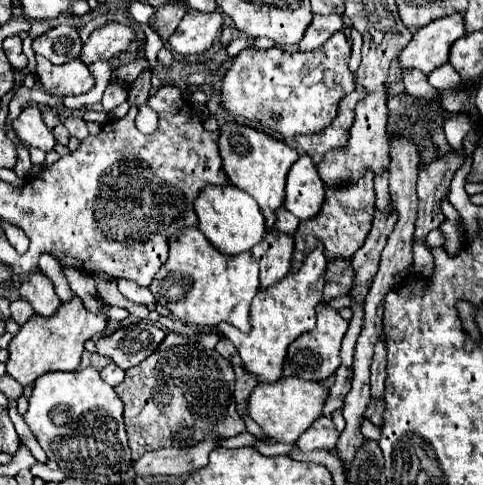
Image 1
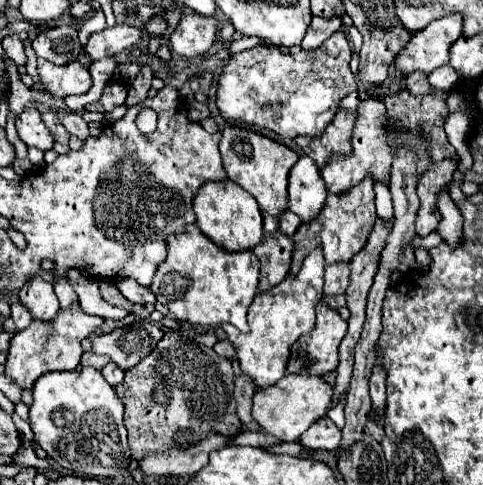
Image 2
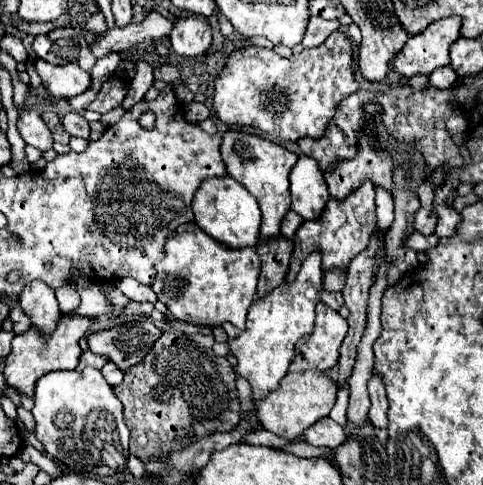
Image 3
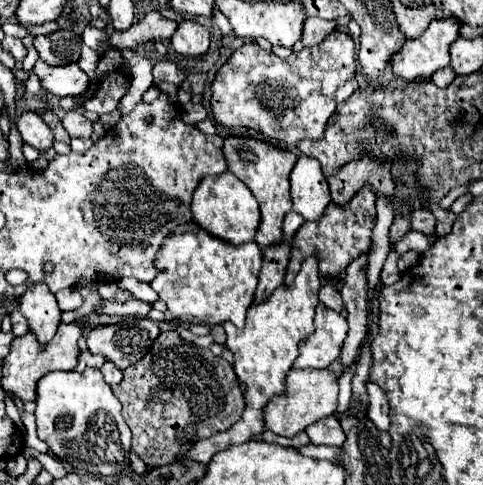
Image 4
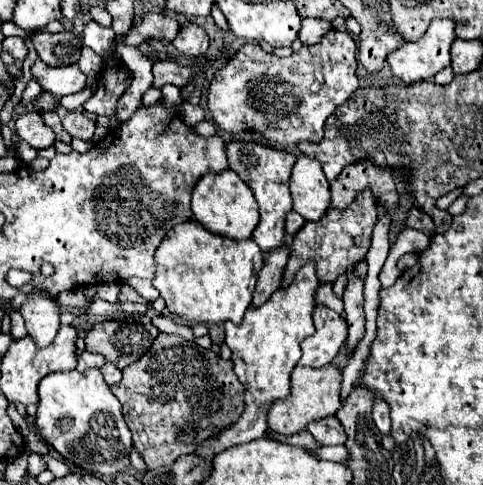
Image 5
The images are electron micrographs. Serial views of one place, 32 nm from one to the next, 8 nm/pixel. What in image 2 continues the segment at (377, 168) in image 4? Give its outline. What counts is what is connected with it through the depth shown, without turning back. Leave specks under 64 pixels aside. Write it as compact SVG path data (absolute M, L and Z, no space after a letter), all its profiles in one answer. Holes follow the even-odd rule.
M368 98L366 102L360 104L358 108L358 120L356 120L356 128L354 128L354 136L352 136L352 156L334 156L332 162L320 170L326 186L328 186L328 192L332 194L344 194L348 192L348 188L360 184L360 180L364 176L372 176L374 182L384 182L386 186L388 184L388 176L390 176L390 166L392 166L392 152L386 144L386 136L384 136L384 114L386 114L386 108L384 104L378 100L378 98Z

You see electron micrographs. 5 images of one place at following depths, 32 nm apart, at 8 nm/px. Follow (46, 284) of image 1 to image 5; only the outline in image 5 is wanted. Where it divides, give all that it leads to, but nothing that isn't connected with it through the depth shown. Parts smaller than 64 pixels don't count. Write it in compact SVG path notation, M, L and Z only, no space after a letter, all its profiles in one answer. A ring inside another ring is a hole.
M34 290L22 304L20 314L26 320L28 336L32 336L38 348L46 348L48 344L52 344L60 328L60 314L48 292Z

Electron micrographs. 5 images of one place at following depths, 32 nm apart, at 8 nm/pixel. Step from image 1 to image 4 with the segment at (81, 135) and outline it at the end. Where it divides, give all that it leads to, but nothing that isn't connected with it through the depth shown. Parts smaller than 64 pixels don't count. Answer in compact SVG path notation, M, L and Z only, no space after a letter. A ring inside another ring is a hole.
M78 110L66 112L66 116L62 118L62 124L70 136L76 136L76 138L90 138L92 136L92 122Z

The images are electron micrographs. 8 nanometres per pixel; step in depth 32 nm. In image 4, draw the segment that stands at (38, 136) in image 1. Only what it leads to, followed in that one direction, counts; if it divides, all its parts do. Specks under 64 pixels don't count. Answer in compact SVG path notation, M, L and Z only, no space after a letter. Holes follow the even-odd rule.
M22 112L16 120L16 128L22 136L22 140L36 150L48 150L54 142L52 130L46 126L42 116L38 112Z

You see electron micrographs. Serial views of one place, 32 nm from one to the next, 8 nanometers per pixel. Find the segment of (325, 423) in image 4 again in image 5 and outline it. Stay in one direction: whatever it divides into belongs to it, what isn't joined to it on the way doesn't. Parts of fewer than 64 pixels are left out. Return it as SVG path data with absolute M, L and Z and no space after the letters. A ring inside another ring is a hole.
M326 416L308 424L308 432L320 444L344 444L348 438L348 434L344 432L344 426L340 424L340 420L336 420L336 416Z

